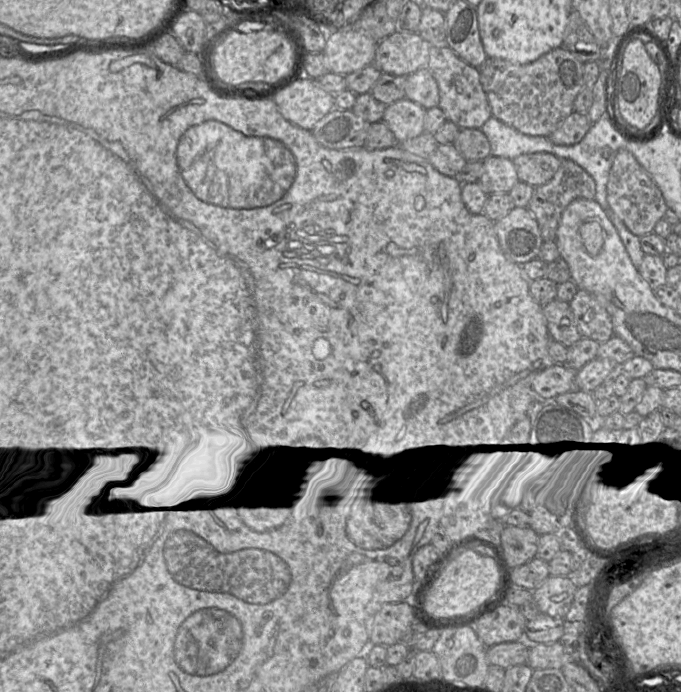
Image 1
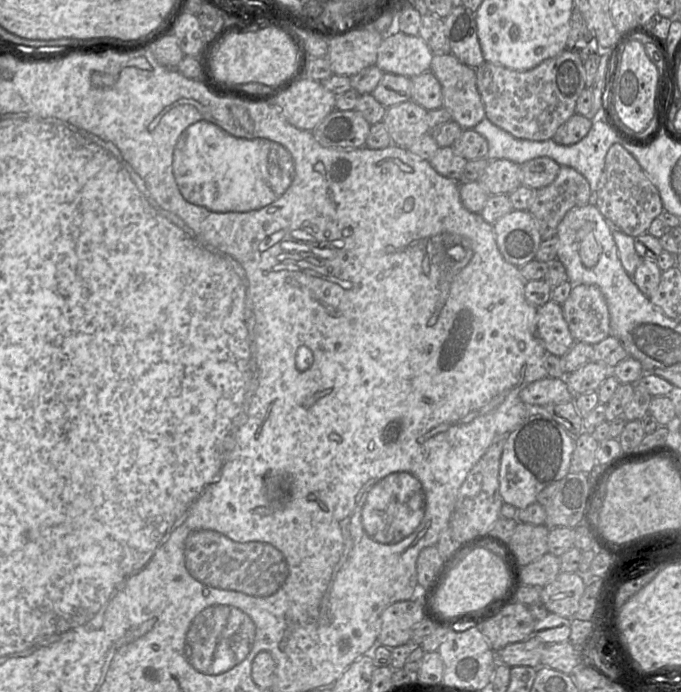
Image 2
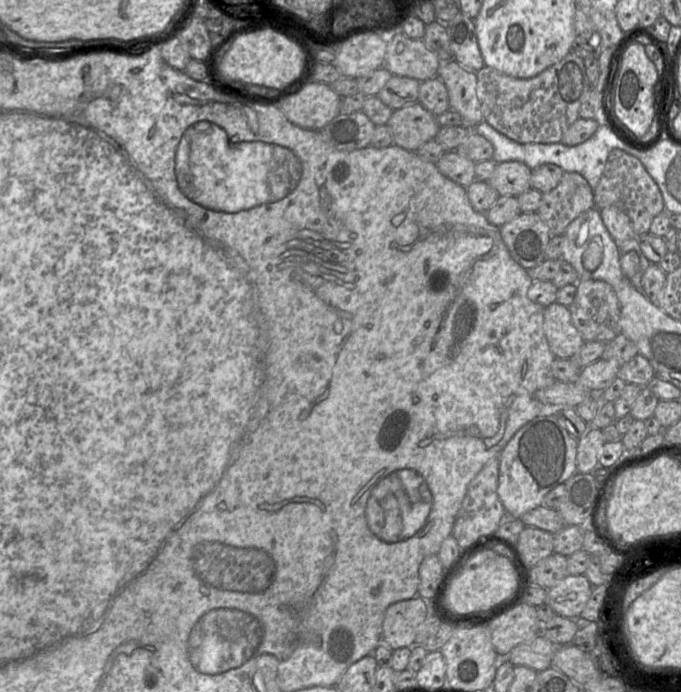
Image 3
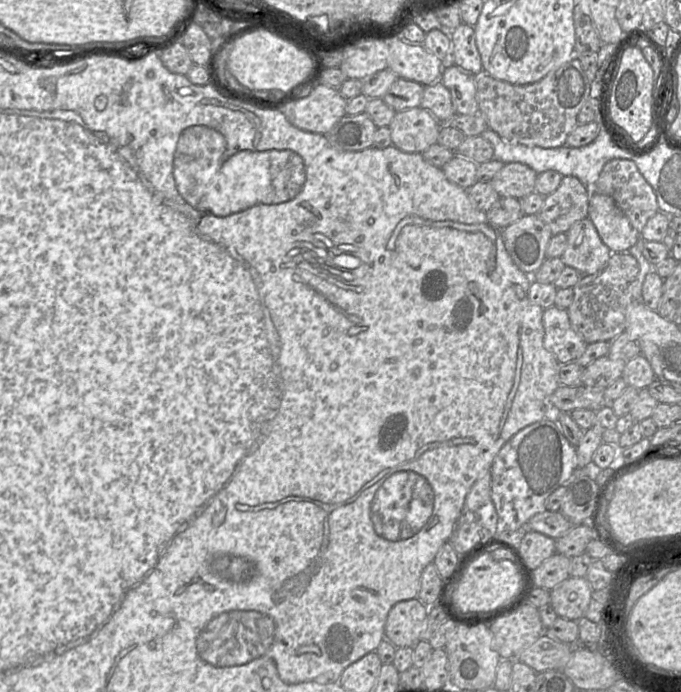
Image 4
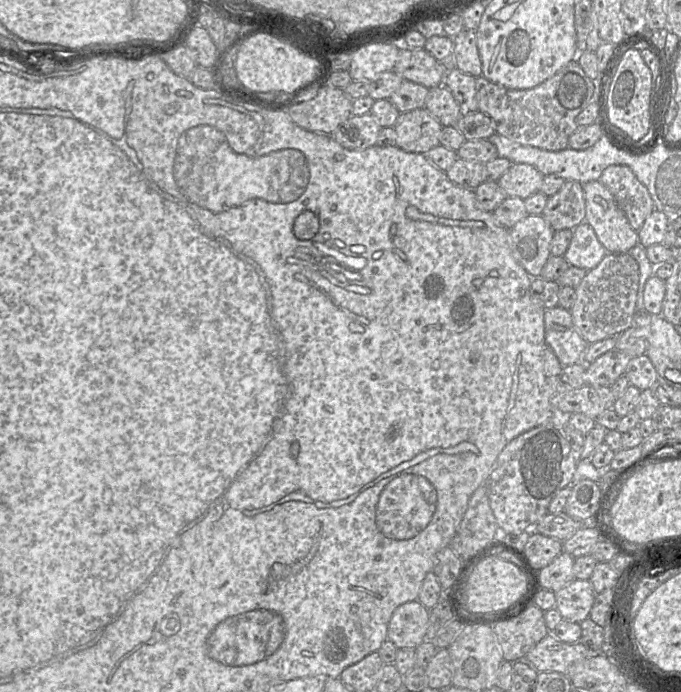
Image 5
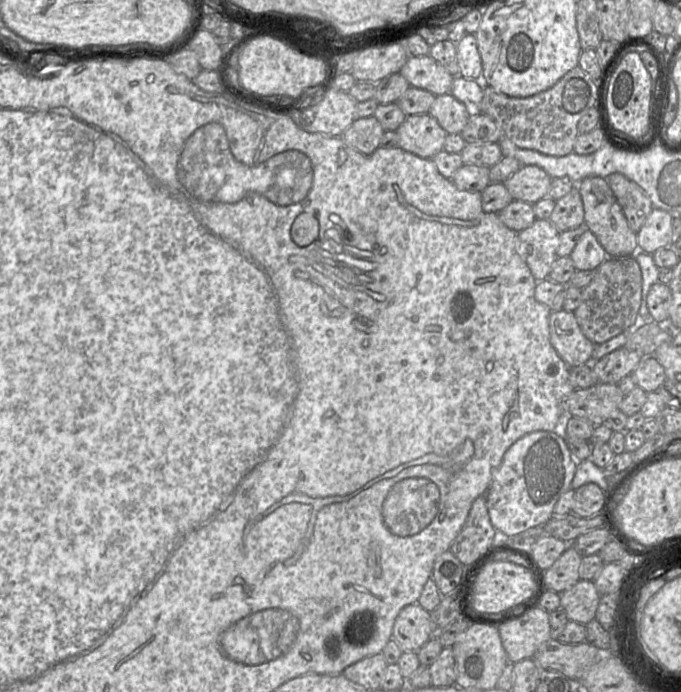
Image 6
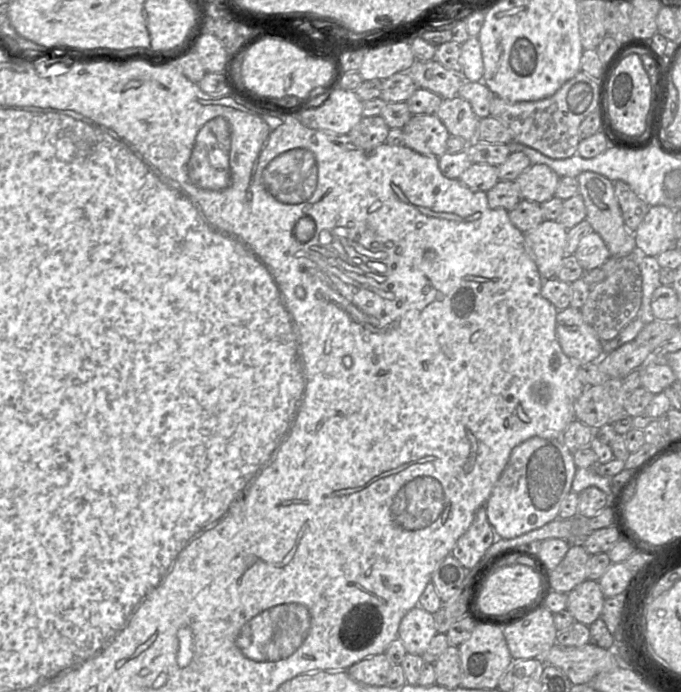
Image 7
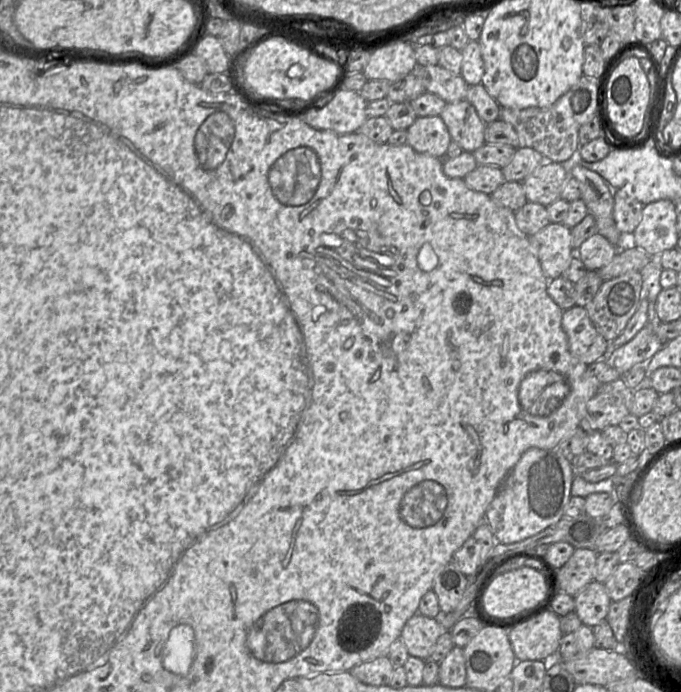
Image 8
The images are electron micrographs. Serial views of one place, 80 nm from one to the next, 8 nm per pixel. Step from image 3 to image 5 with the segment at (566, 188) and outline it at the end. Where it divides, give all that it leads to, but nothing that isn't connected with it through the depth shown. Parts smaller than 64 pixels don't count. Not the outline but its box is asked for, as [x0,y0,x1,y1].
[542,180,586,231]

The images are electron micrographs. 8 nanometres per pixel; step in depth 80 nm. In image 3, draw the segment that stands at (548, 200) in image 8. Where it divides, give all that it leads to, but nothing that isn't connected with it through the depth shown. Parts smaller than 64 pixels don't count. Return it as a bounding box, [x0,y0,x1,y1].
[488,161,531,196]

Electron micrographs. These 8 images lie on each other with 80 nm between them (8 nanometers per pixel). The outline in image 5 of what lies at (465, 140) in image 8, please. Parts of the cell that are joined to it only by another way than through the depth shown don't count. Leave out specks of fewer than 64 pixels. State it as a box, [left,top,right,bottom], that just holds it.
[425,85,461,126]

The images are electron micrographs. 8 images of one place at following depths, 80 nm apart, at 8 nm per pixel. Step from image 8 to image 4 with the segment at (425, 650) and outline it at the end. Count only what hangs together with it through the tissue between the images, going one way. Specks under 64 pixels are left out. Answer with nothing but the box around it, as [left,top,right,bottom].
[385,597,428,647]

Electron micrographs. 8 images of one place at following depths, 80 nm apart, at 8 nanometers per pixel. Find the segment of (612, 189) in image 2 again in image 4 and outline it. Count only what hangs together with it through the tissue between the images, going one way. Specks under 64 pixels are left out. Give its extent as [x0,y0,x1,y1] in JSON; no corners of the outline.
[591,159,659,237]

